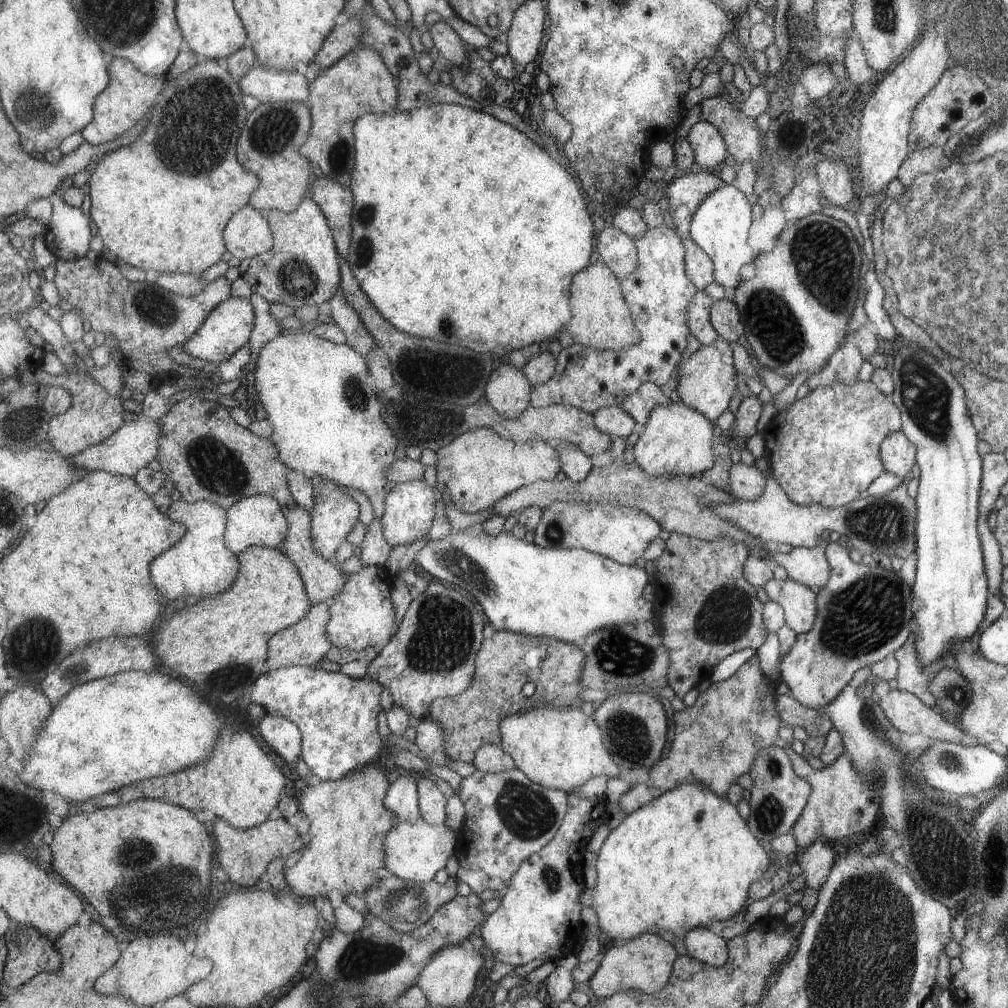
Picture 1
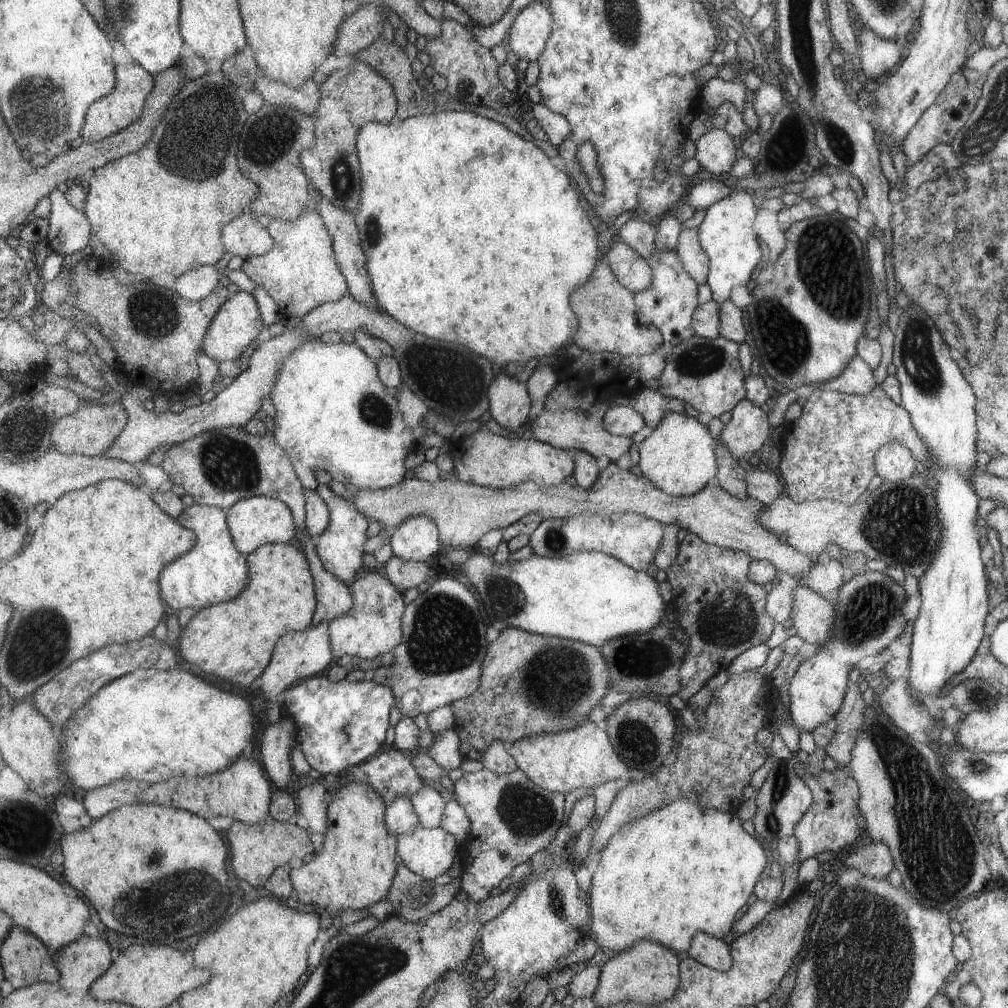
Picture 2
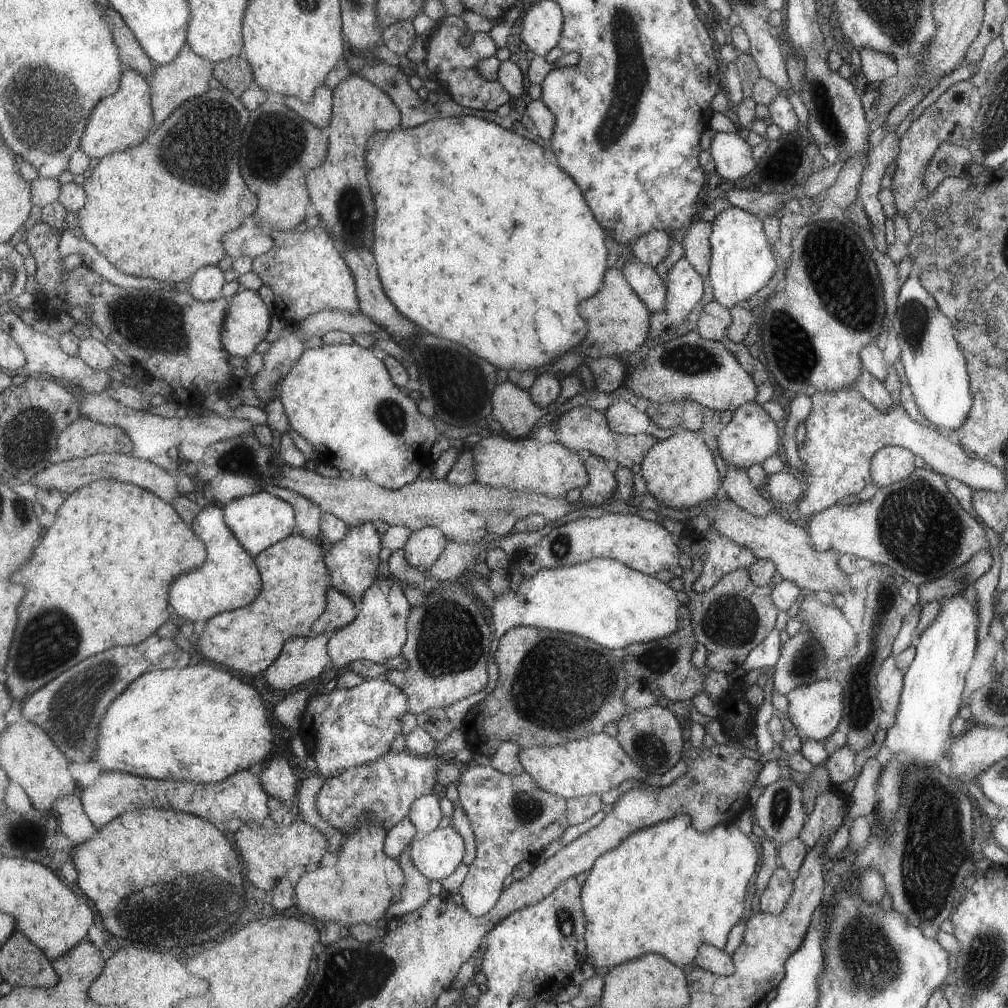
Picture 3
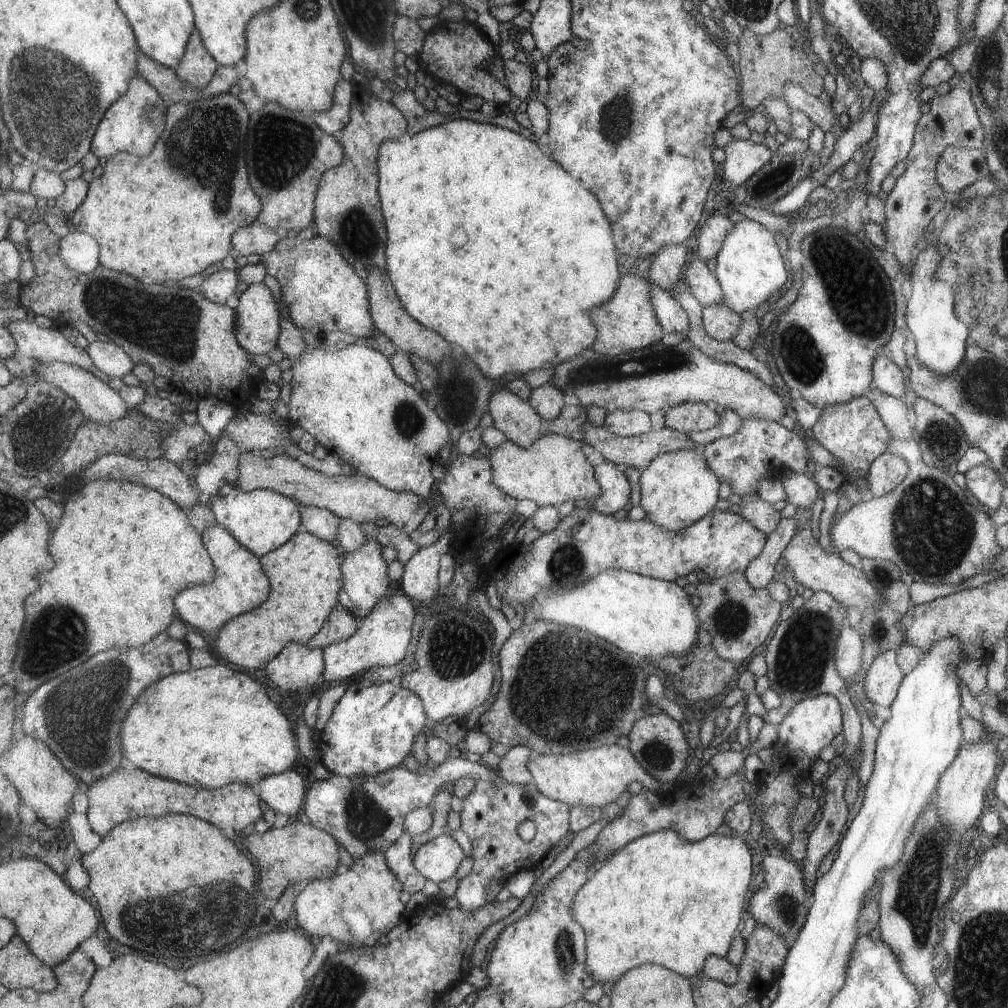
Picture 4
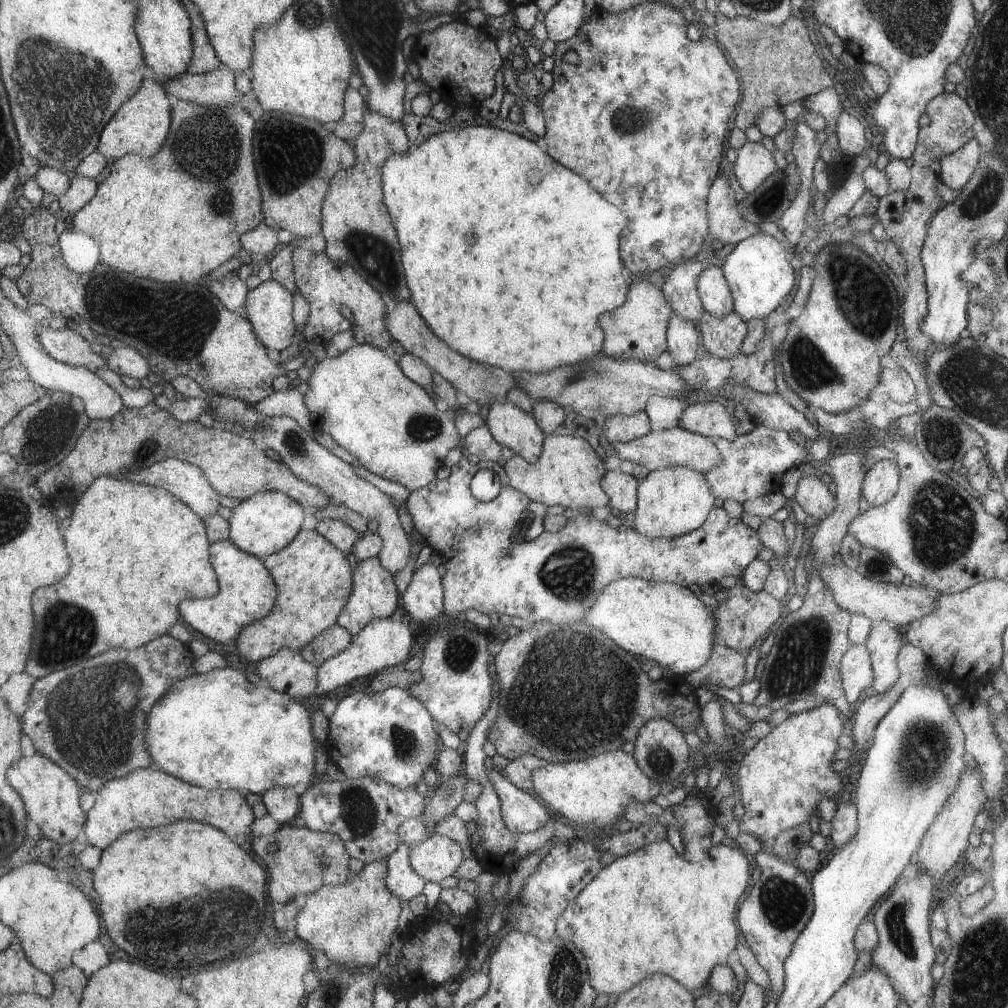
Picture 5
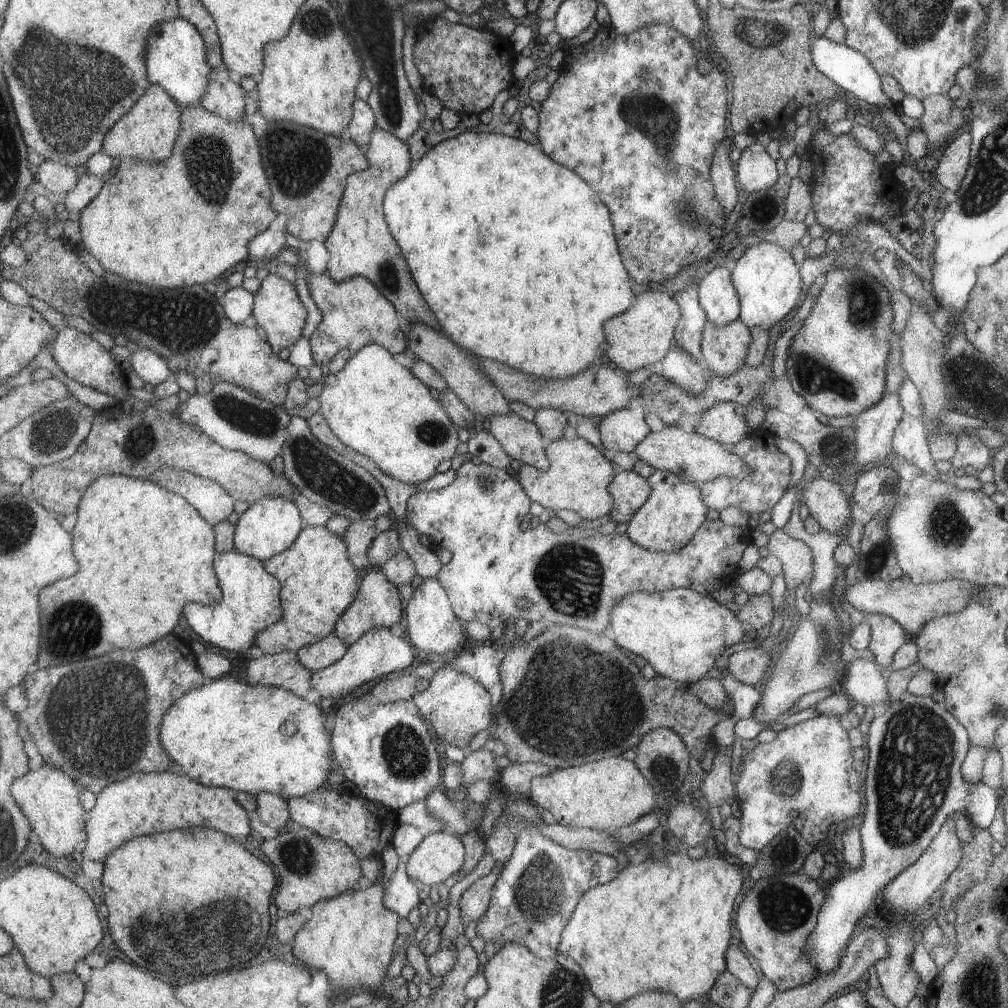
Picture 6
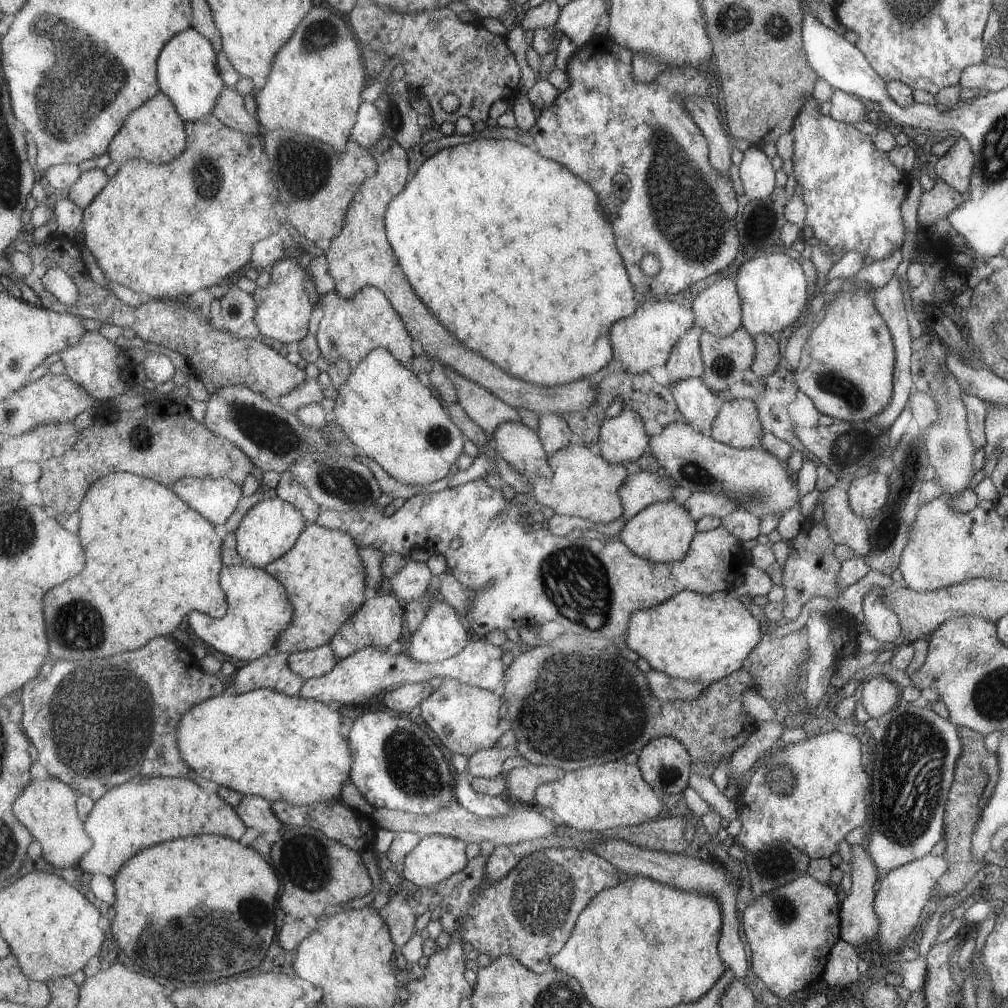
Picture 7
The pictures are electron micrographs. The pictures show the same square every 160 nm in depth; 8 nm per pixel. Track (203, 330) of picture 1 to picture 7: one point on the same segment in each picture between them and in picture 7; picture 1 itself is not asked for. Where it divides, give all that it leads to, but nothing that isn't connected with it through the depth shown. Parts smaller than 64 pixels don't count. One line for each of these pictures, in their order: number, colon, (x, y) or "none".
2: (239, 322)
3: (248, 323)
4: (259, 316)
5: (270, 306)
6: (281, 315)
7: (285, 308)

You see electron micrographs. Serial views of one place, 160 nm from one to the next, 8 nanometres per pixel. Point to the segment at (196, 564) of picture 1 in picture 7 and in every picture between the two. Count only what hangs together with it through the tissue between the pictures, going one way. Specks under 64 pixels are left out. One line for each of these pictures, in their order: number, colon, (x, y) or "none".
2: (213, 571)
3: (230, 579)
4: (241, 585)
5: (249, 591)
6: (251, 602)
7: (259, 607)

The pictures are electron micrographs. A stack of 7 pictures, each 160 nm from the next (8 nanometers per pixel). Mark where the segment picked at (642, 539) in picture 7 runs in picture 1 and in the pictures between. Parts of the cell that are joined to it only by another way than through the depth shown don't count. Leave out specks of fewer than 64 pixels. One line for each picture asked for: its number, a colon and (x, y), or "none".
1: (676, 439)
2: (678, 458)
3: (679, 471)
4: (675, 490)
5: (672, 501)
6: (669, 518)

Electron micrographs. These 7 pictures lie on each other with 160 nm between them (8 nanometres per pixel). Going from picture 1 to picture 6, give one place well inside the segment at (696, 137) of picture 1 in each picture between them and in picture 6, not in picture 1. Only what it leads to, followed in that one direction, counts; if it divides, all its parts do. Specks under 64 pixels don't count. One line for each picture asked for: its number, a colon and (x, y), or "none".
2: (715, 152)
3: (731, 155)
4: (743, 157)
5: (753, 164)
6: (755, 171)

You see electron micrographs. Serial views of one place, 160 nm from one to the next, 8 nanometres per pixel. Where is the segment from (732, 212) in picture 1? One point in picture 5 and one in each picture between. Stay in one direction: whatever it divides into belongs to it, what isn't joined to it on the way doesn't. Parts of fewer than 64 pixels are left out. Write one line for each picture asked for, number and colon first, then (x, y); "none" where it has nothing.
2: (725, 234)
3: (741, 261)
4: (748, 266)
5: (759, 276)

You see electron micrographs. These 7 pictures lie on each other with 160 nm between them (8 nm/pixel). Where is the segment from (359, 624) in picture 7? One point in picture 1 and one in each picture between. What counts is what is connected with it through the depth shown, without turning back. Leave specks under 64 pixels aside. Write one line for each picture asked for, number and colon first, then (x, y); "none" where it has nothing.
1: (335, 514)
2: (341, 547)
3: (353, 562)
4: (366, 582)
5: (375, 596)
6: (378, 604)

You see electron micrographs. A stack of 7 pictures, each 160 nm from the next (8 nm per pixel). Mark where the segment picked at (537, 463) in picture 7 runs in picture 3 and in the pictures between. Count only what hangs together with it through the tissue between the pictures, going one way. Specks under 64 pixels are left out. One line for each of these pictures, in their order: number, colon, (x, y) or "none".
3: (516, 412)
4: (515, 418)
5: (513, 428)
6: (521, 439)

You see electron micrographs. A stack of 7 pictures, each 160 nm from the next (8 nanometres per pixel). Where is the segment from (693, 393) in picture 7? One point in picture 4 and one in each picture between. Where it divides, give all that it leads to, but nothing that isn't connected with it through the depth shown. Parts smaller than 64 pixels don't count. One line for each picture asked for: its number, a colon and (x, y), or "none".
4: (672, 317)
5: (682, 341)
6: (680, 368)

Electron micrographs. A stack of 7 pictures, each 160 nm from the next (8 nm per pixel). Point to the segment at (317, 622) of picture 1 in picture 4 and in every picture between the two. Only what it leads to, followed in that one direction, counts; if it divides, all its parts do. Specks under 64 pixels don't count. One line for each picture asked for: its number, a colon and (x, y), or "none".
2: (301, 654)
3: (303, 658)
4: (298, 666)

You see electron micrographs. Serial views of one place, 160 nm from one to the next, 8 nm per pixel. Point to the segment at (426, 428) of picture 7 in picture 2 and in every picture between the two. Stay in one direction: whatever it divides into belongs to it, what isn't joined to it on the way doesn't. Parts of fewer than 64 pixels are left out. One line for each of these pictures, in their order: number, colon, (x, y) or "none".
2: (333, 413)
3: (341, 398)
4: (352, 402)
5: (363, 398)
6: (376, 406)

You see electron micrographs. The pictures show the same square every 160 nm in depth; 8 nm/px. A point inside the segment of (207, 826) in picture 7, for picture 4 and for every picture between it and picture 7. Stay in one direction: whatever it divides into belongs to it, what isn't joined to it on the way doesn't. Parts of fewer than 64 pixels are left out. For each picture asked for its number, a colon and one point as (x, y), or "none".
4: (129, 793)
5: (146, 798)
6: (146, 803)

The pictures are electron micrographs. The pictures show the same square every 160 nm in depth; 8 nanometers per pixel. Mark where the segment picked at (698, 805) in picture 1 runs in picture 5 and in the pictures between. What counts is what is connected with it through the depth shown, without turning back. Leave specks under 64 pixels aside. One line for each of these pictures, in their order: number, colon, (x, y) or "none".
2: (681, 869)
3: (666, 888)
4: (660, 898)
5: (649, 912)

